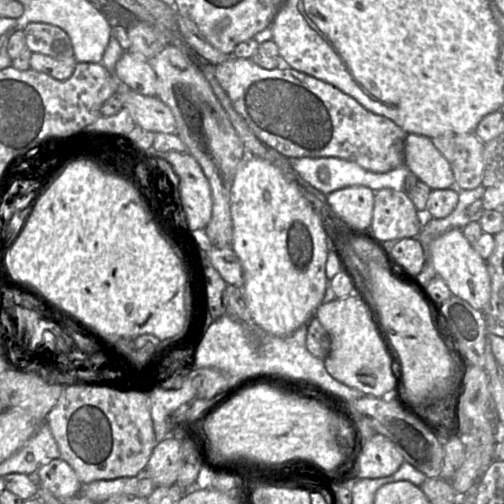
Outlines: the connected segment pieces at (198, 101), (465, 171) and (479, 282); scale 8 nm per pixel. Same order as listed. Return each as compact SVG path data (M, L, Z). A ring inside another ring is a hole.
M168 45L148 62L157 77L156 96L172 111L177 123L177 135L186 145L186 151L201 166L210 185L212 216L205 227L205 234L215 247L232 247L230 190L239 166L249 155L200 65L188 59L181 45Z
M475 133L445 134L431 139L450 163L460 189L472 190L482 185L484 143Z
M452 229L436 237L431 241L429 250L429 267L446 282L452 295L465 300L474 309L482 311L491 294L487 263L472 247L463 231Z

